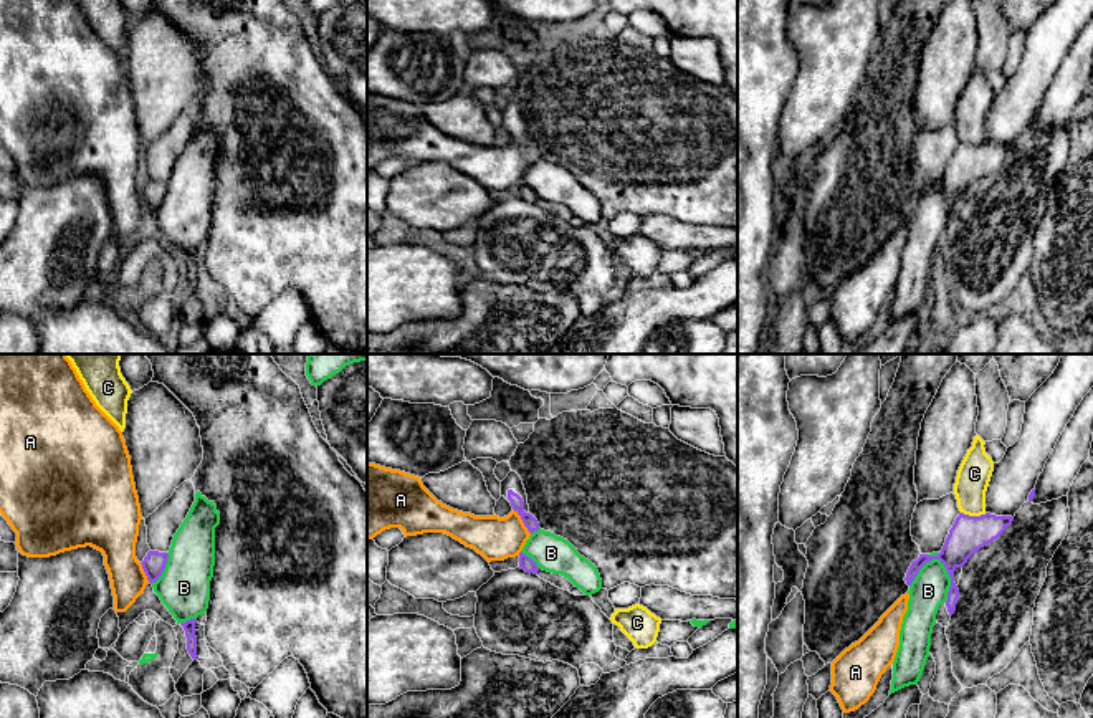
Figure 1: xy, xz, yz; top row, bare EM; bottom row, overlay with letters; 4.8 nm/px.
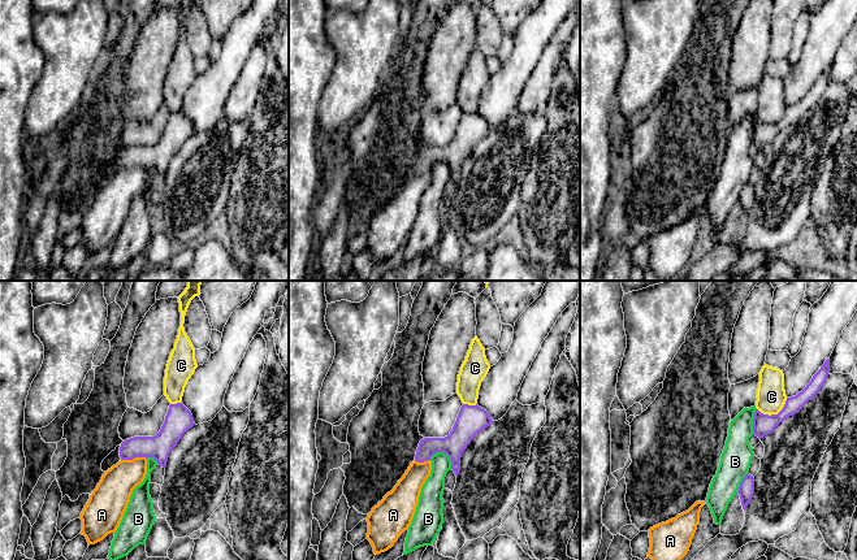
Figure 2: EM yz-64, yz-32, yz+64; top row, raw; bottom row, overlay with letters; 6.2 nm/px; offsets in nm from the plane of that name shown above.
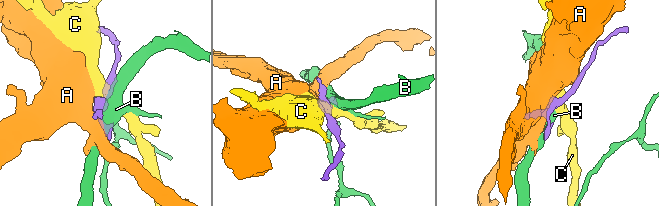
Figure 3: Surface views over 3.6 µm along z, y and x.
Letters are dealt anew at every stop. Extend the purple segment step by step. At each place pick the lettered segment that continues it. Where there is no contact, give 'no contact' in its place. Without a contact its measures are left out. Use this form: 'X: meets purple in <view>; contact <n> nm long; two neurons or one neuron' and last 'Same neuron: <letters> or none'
A: meets purple in xz; contact 160 nm long; two neurons
B: meets purple in yz; contact 260 nm long; two neurons
C: meets purple in yz; contact 130 nm long; two neurons
Same neuron: none

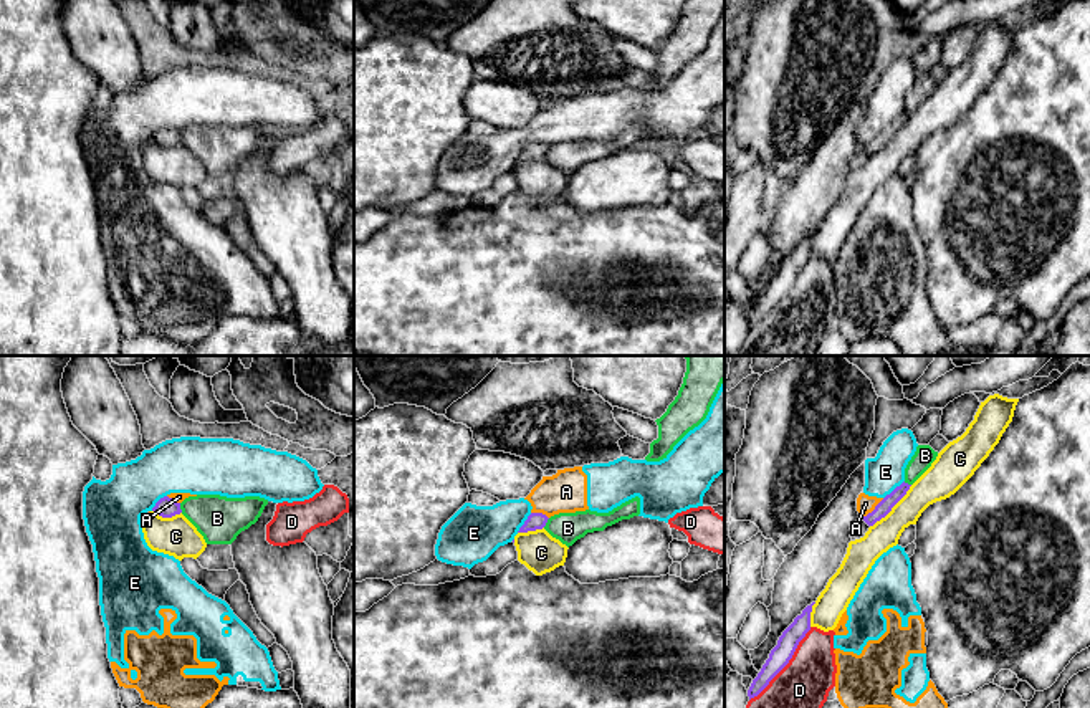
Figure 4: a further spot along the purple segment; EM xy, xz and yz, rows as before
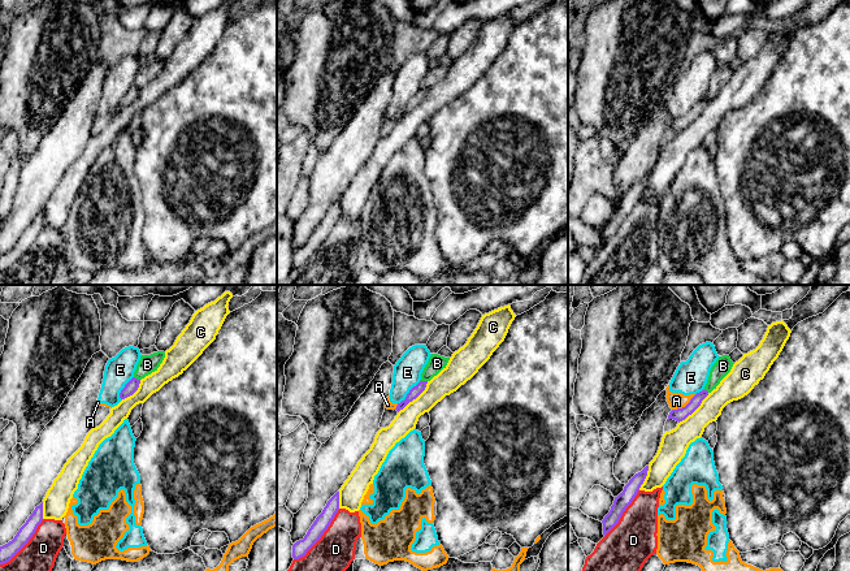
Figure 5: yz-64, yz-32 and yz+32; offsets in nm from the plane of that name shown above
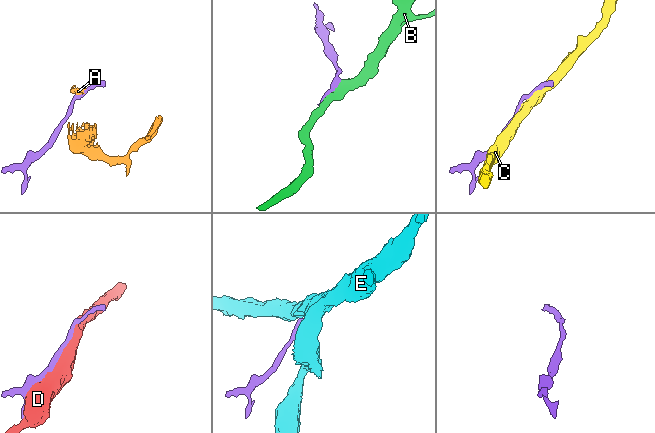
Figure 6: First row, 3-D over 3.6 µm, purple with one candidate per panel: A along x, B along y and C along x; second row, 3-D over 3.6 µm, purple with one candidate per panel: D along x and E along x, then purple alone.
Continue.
A: meets purple in yz; contact 150 nm long; two neurons
B: meets purple in xy; contact 50 nm long; two neurons
C: meets purple in yz; contact 300 nm long; two neurons
D: meets purple in yz; contact 460 nm long; two neurons
E: meets purple in yz; contact 140 nm long; two neurons
Same neuron: none

